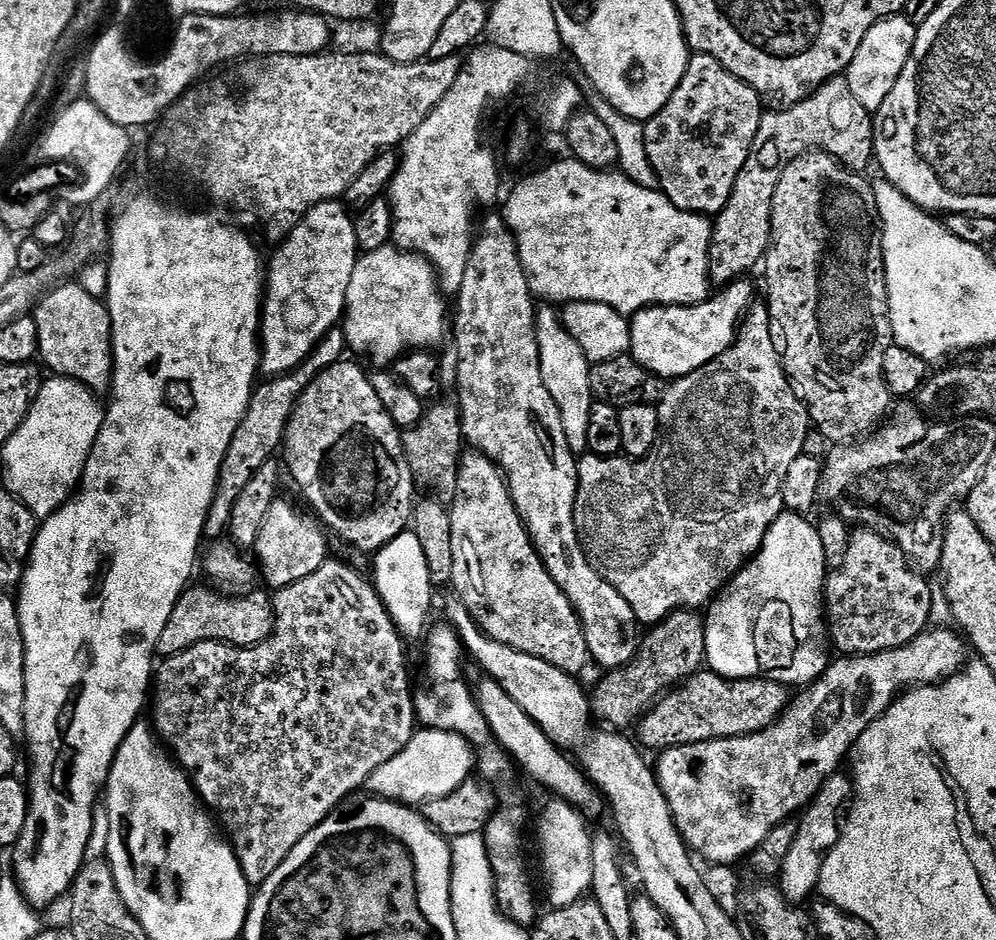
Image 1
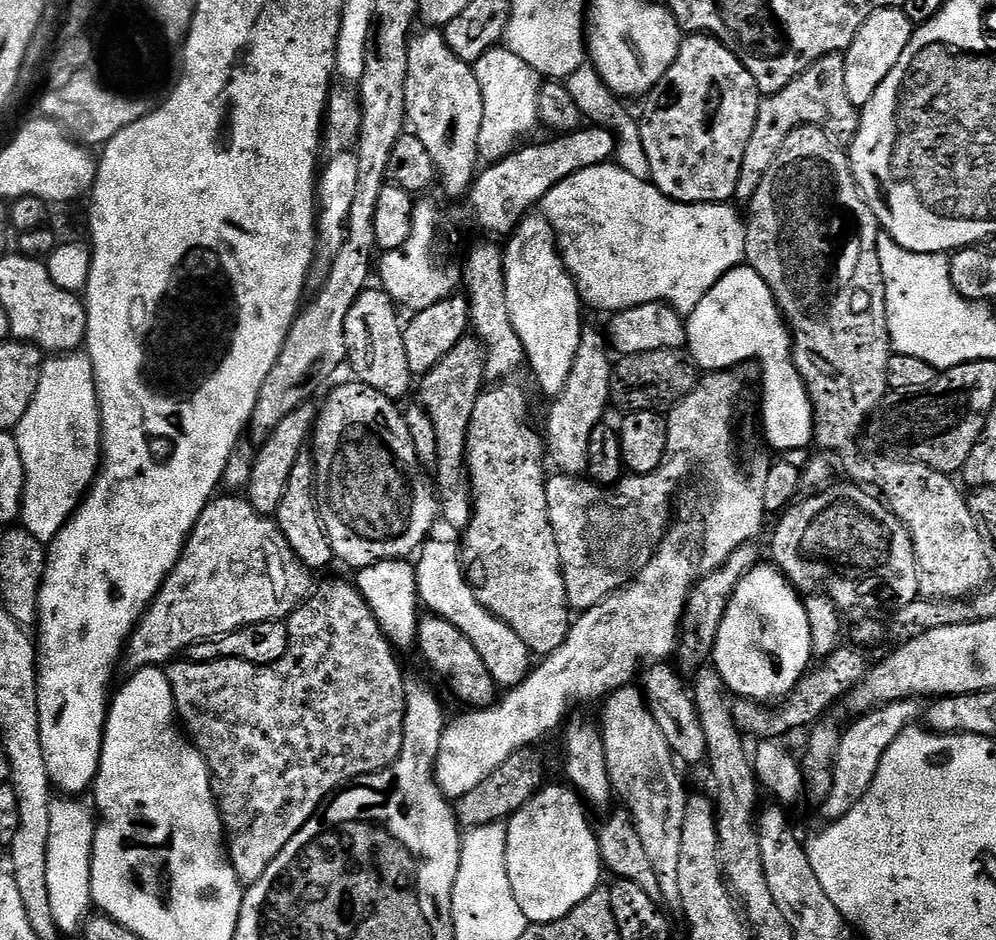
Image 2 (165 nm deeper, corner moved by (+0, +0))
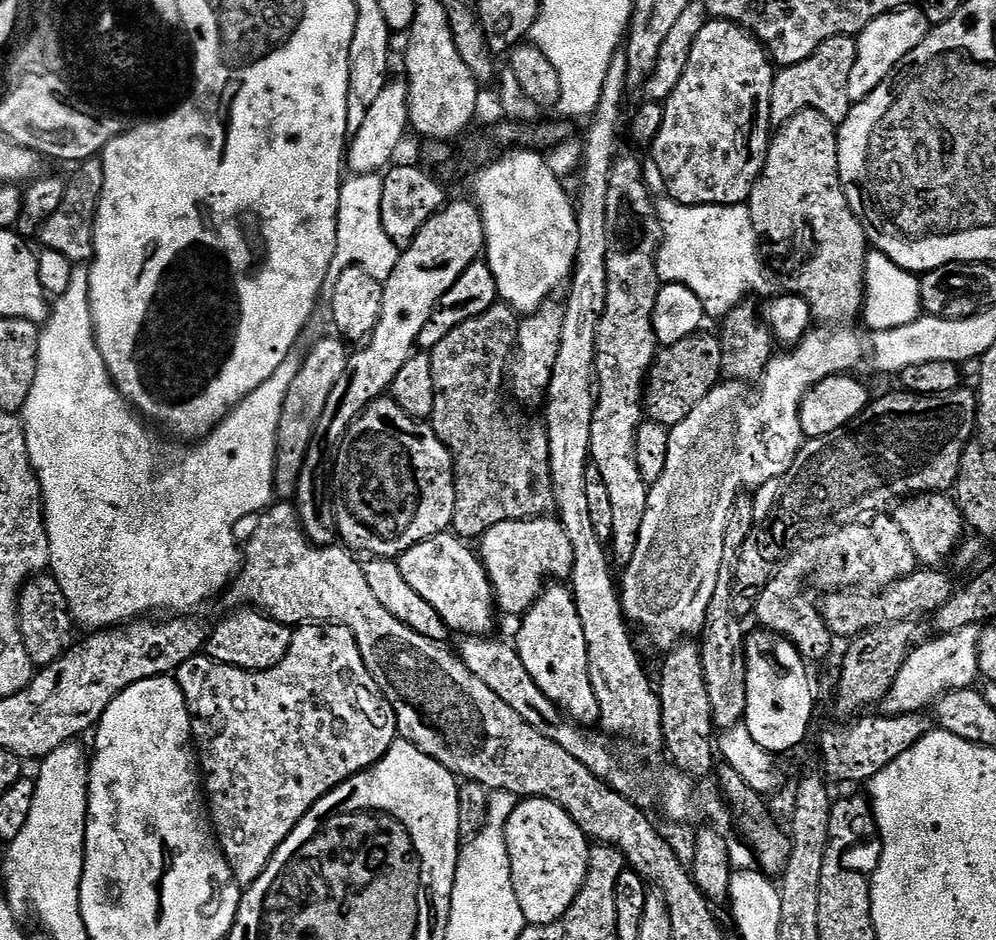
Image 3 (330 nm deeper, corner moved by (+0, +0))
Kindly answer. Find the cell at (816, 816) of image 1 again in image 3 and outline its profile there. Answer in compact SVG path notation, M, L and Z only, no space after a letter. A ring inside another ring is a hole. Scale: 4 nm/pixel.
M966 626L945 636L933 635L932 640L925 639L917 644L906 658L902 670L898 670L894 686L884 697L883 711L890 716L918 712L933 705L945 692L973 687L980 676L980 633L979 627Z

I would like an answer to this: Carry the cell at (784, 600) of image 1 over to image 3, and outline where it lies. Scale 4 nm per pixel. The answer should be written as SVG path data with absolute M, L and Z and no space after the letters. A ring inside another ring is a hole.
M756 630L744 645L746 658L746 714L742 723L750 730L750 738L773 754L796 748L808 736L816 700L808 681L808 668L803 656L786 637L777 632Z

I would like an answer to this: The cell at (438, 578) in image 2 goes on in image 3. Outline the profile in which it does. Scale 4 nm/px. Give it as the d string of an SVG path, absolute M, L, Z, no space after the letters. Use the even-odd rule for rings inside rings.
M451 531L439 532L437 536L426 538L398 557L402 578L410 582L410 587L418 590L453 633L464 636L488 636L492 628L494 613L494 593L488 581L488 572L484 569L479 555L468 548L461 537Z

